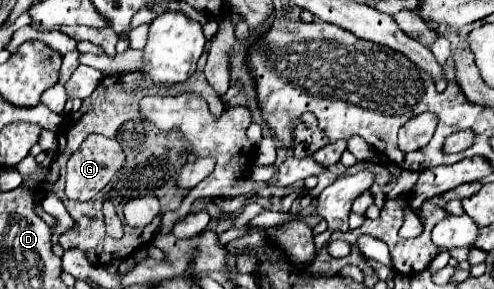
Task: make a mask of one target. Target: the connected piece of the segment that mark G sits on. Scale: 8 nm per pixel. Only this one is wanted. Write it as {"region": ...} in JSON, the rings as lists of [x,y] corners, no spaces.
{"region":[[[89,135],[81,147],[69,157],[67,162],[67,185],[65,185],[65,195],[73,201],[89,201],[93,199],[117,171],[125,165],[125,153],[119,147],[117,141],[107,139],[103,135]]]}

